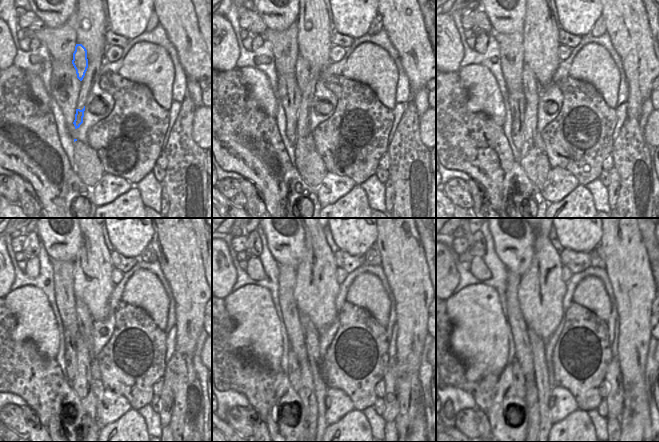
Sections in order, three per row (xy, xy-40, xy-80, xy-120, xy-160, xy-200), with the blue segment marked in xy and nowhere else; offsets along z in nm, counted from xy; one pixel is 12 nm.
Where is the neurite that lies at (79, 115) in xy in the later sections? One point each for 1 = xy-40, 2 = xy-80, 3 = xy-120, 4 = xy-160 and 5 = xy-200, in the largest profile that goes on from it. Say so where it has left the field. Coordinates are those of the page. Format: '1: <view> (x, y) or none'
1: xy-40 (305, 139)
2: xy-80 (531, 88)
3: xy-120 (84, 343)
4: xy-160 (311, 335)
5: xy-200 (544, 388)

